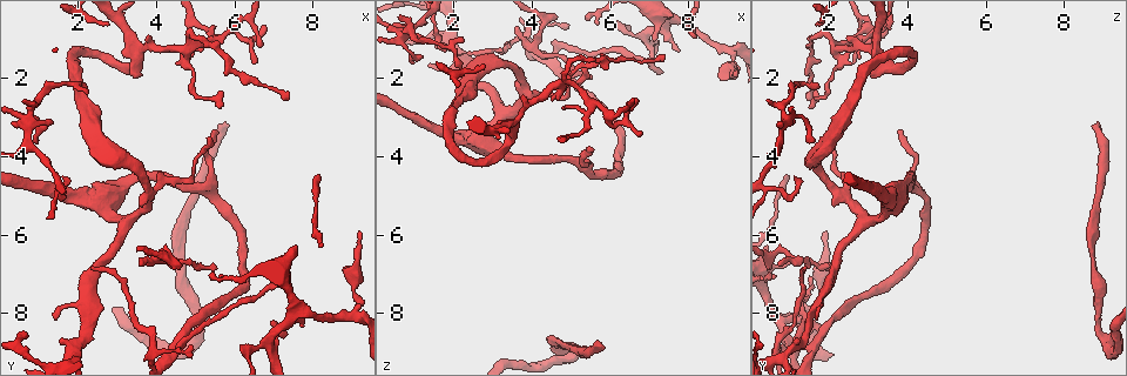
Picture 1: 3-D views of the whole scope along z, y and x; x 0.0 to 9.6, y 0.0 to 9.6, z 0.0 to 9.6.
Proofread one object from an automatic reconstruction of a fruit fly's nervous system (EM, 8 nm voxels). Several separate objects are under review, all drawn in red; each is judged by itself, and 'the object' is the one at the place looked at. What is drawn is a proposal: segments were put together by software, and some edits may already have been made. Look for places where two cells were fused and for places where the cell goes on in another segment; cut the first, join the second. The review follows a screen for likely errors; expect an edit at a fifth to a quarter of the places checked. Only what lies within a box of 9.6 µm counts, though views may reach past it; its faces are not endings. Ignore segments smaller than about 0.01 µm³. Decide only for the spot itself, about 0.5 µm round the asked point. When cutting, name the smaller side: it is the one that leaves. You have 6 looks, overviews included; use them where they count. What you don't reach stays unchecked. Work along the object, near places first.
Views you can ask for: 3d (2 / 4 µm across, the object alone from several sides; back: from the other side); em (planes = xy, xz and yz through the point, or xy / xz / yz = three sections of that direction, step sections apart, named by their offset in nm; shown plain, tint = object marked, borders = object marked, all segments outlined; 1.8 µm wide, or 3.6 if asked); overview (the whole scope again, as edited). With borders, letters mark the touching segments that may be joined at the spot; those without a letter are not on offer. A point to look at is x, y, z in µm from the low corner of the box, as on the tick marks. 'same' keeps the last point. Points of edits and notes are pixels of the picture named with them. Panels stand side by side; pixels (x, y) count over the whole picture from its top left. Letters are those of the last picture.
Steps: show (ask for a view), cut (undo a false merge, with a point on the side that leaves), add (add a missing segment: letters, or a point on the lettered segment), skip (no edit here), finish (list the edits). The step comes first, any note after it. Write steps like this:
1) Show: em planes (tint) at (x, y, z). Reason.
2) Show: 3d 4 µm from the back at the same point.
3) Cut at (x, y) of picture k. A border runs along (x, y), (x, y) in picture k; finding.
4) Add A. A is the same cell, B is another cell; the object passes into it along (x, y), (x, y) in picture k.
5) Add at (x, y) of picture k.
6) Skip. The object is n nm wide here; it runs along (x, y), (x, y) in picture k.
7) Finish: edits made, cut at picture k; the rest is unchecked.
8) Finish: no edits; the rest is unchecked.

Show: em planes (borders) at (3.50, 6.65, 0.75). Branch stops here.

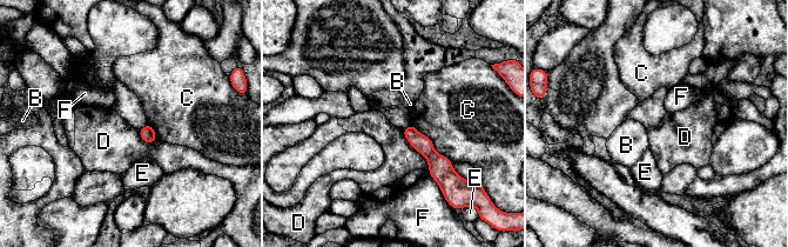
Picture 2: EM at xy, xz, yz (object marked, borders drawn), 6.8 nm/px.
Skip. The longest contact is with C, 380 nm; B, C, D, E and F are other cells; it runs along (410, 128), (438, 164), (438, 177) in picture 2; none of them fits.

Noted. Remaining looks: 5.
Show: em 3.6 µm xz step 4 (tint) at (5.45, 1.00, 2.65). Three-way junction.

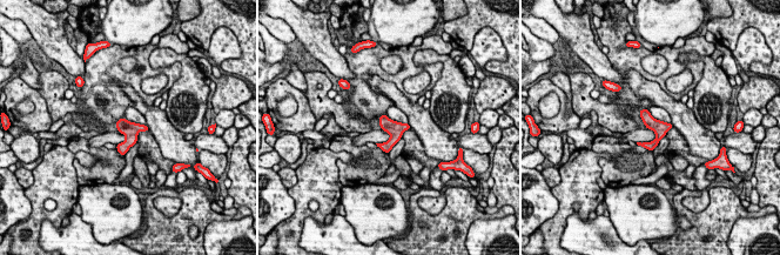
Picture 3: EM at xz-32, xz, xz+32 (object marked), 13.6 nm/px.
Show: em 3.6 µm planes (borders) at the same point. Cut it another way.

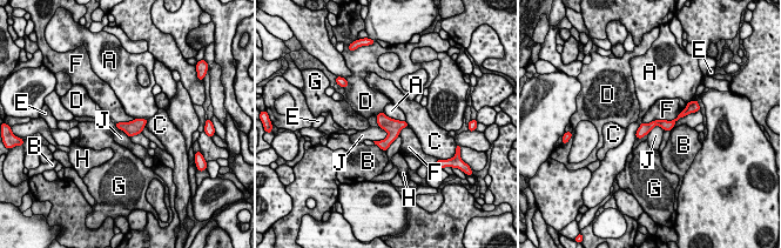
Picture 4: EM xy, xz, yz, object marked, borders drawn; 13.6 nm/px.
Skip. The longest contact is with F, 550 nm; A, B, C, D, E, F, G, H and J are other cells; a border runs along (388, 132), (383, 139), (374, 141) in picture 4; continuous, no second cell.

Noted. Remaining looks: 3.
Show: em xz step 4 (borders) at (5.80, 3.15, 8.90). Free end.

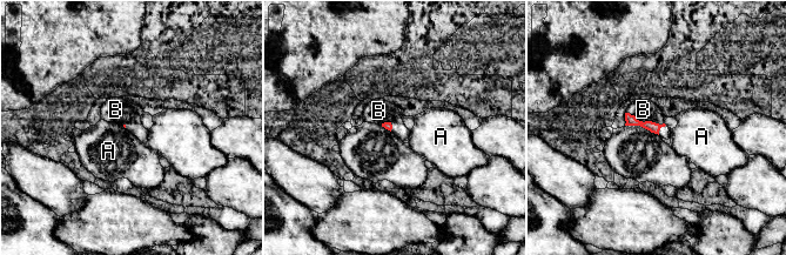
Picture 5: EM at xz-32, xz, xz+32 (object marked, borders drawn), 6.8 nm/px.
Show: em planes (borders) at the same point. Another direction.

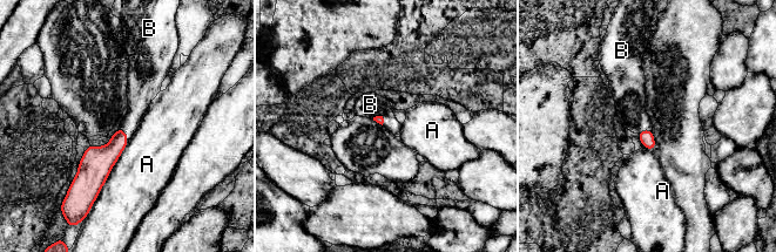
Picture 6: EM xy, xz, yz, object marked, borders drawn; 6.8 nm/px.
Add B. B is the same cell, A is another cell; it goes on there.

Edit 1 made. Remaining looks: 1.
Finish: edits made, add at picture 6; the rest is unchecked.

